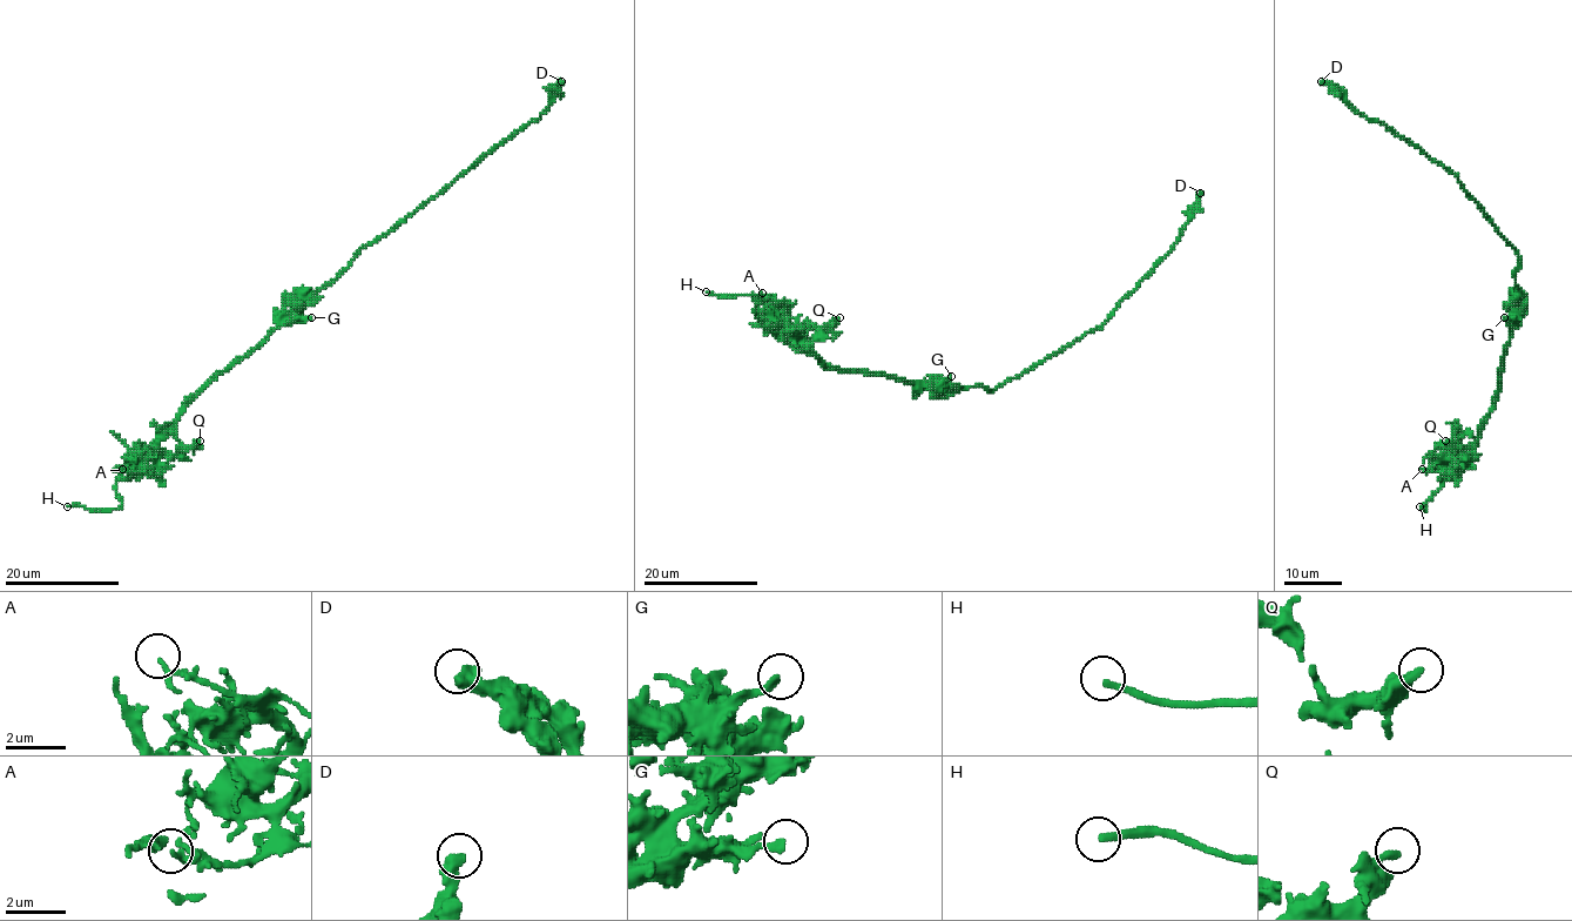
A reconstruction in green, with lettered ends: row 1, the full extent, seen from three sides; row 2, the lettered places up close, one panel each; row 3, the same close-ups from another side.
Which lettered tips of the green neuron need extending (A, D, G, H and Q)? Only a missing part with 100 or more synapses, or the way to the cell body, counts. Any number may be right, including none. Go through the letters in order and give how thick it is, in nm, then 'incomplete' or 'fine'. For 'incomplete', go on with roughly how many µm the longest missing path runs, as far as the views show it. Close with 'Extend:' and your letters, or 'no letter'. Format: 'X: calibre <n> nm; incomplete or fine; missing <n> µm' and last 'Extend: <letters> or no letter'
A: calibre 140 nm; fine
D: calibre 500 nm; fine
G: calibre 240 nm; fine
H: calibre 240 nm; incomplete; missing 8 µm
Q: calibre 280 nm; fine
Extend: H

